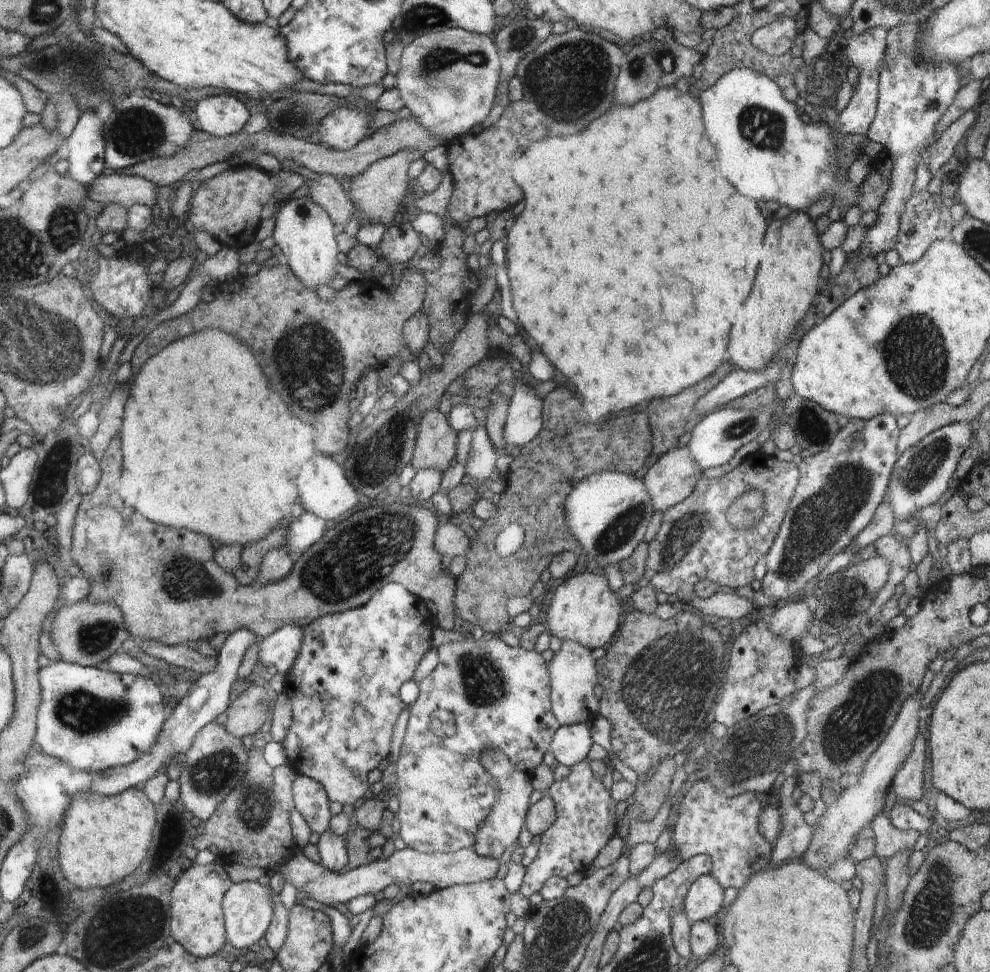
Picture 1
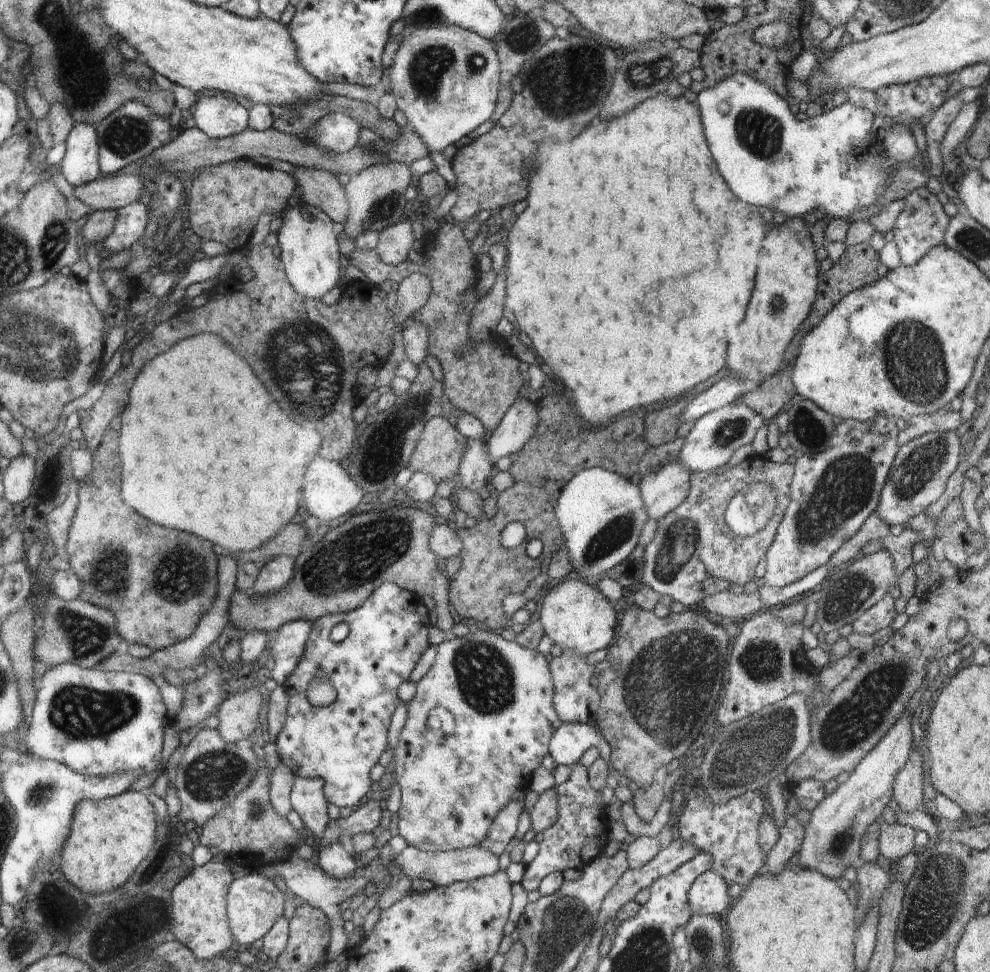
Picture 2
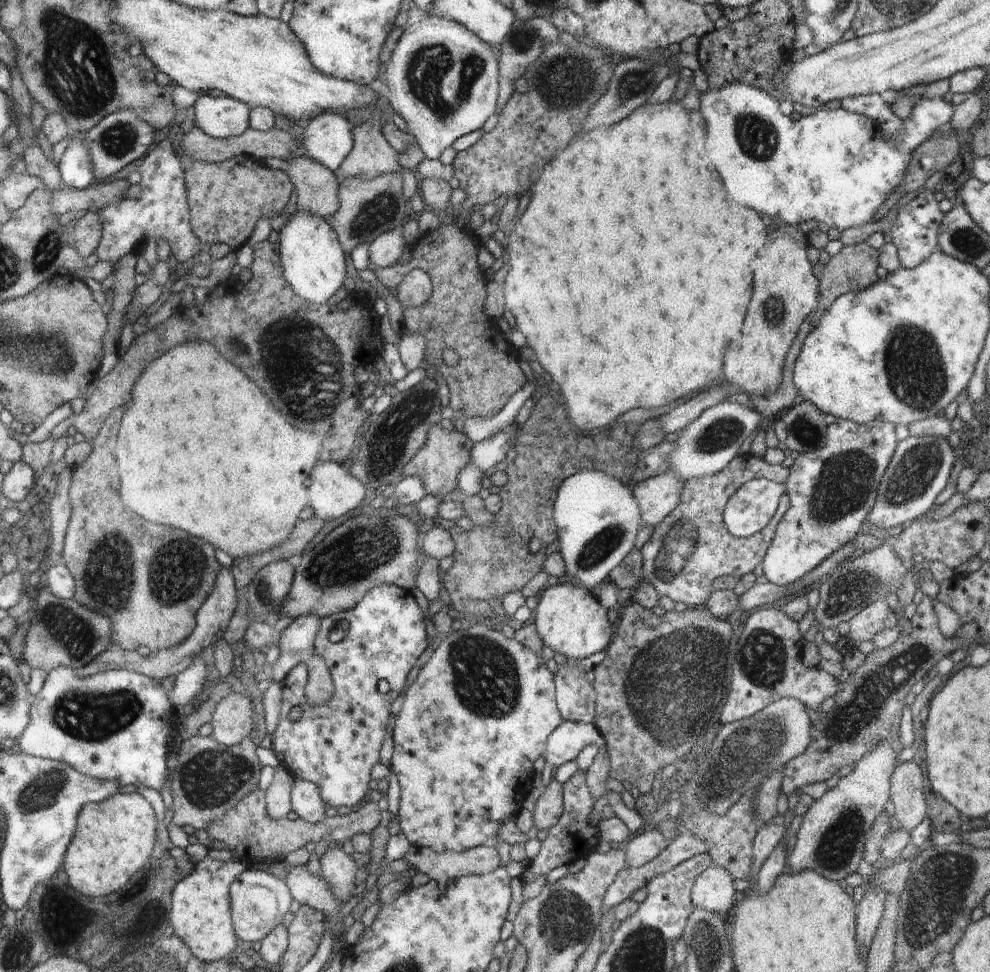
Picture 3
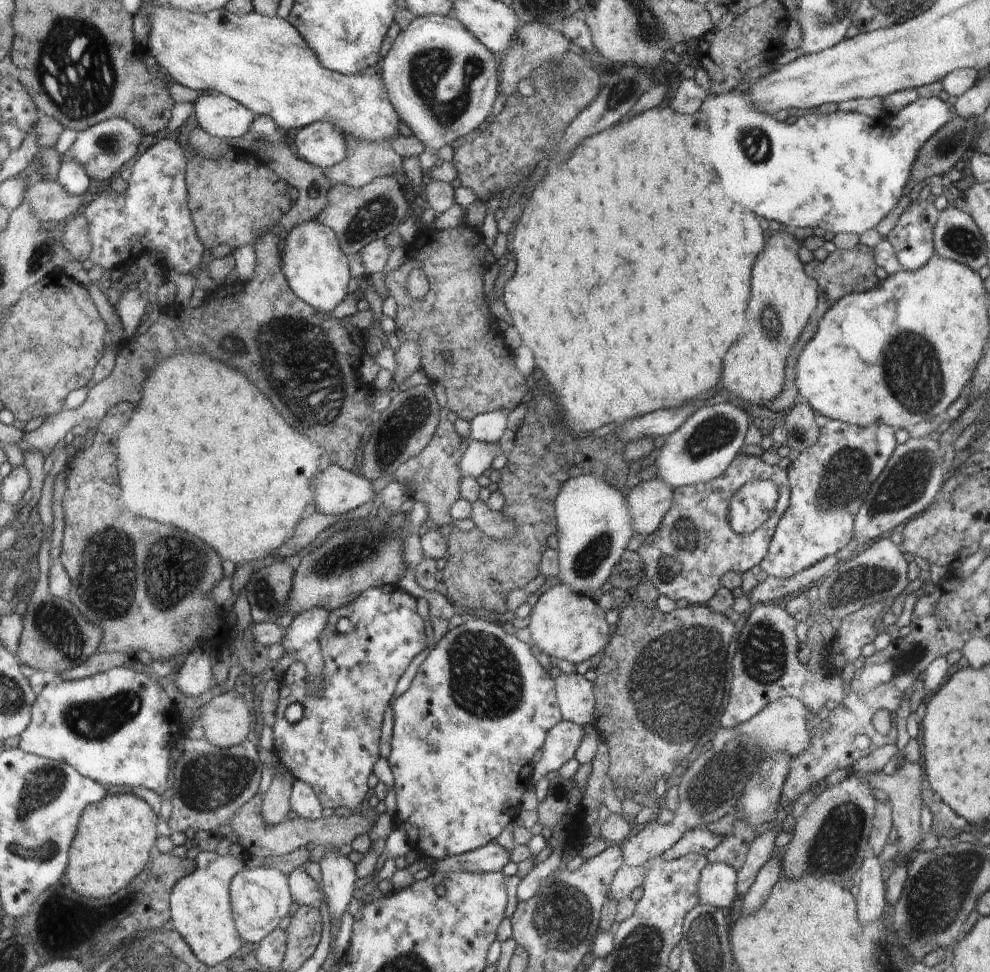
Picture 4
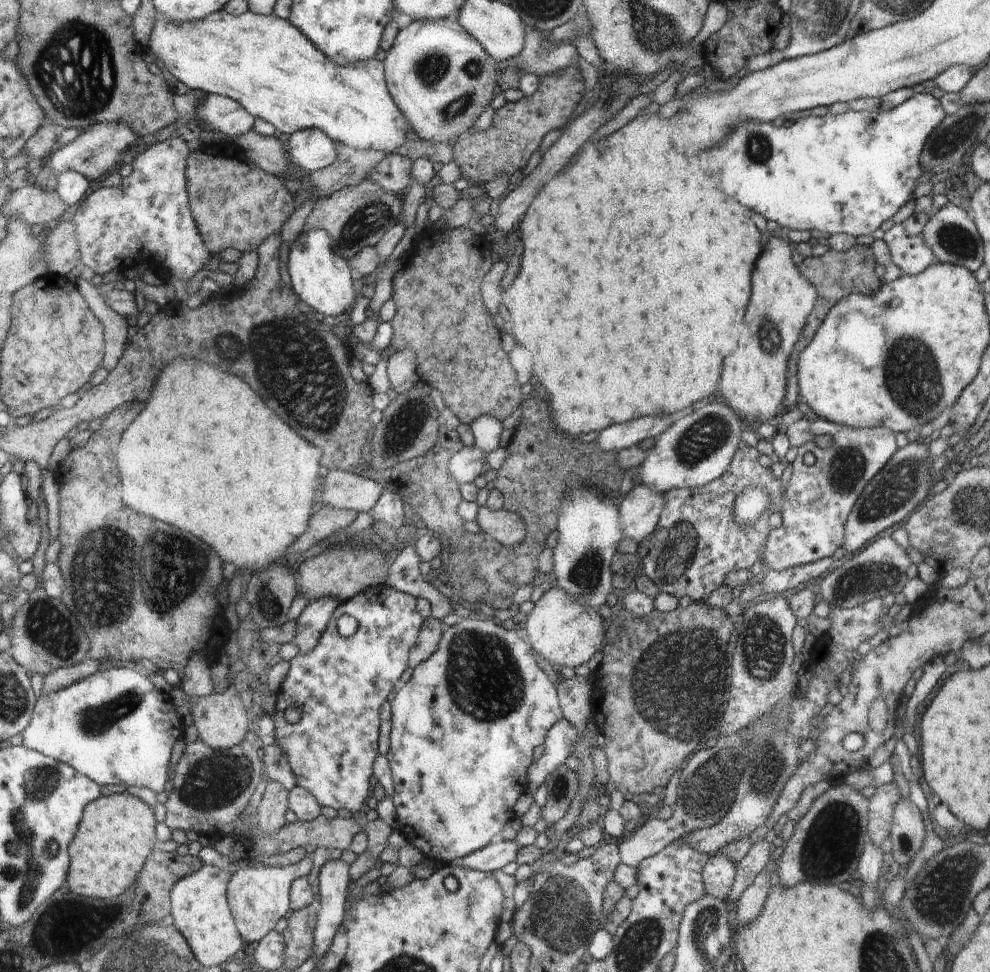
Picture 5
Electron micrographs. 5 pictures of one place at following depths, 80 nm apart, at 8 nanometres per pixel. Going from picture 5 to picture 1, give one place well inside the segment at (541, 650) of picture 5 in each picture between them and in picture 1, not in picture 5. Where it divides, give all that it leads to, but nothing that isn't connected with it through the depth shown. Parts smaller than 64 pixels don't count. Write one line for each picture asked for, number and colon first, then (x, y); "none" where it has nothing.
1: (583, 608)
2: (575, 616)
3: (569, 620)
4: (565, 624)

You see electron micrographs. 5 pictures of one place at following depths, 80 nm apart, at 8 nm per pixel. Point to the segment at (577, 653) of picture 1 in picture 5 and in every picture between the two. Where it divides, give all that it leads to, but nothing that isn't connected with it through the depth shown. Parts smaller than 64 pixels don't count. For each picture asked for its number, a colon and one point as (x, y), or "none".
2: (573, 678)
3: (573, 687)
4: (574, 692)
5: (574, 693)

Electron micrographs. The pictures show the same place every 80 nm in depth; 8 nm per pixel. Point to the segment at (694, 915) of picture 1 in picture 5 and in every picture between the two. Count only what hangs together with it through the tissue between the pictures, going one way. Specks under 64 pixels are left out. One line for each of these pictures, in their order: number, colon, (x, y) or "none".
2: (708, 895)
3: (714, 891)
4: (717, 886)
5: (719, 873)

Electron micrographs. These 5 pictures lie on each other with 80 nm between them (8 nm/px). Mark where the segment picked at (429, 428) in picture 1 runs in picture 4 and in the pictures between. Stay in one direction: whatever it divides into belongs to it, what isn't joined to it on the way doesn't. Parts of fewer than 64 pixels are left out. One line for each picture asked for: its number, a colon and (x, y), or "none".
2: (440, 450)
3: (447, 450)
4: (434, 476)

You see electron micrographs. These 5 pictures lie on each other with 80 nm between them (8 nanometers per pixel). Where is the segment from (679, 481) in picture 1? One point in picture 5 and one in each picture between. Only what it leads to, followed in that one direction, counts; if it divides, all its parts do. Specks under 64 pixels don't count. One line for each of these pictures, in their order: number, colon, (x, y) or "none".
2: (663, 489)
3: (658, 496)
4: (649, 501)
5: (641, 508)

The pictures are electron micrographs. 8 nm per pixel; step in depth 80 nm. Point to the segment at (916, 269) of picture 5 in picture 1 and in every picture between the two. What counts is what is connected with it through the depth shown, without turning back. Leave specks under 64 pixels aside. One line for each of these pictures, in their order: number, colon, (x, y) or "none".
1: (925, 217)
2: (921, 225)
3: (915, 231)
4: (912, 238)

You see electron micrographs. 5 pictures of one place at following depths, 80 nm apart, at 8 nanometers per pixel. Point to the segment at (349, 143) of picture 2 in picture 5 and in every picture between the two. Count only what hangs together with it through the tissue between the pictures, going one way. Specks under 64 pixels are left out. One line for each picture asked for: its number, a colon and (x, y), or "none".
3: (328, 138)
4: (321, 144)
5: (308, 150)

